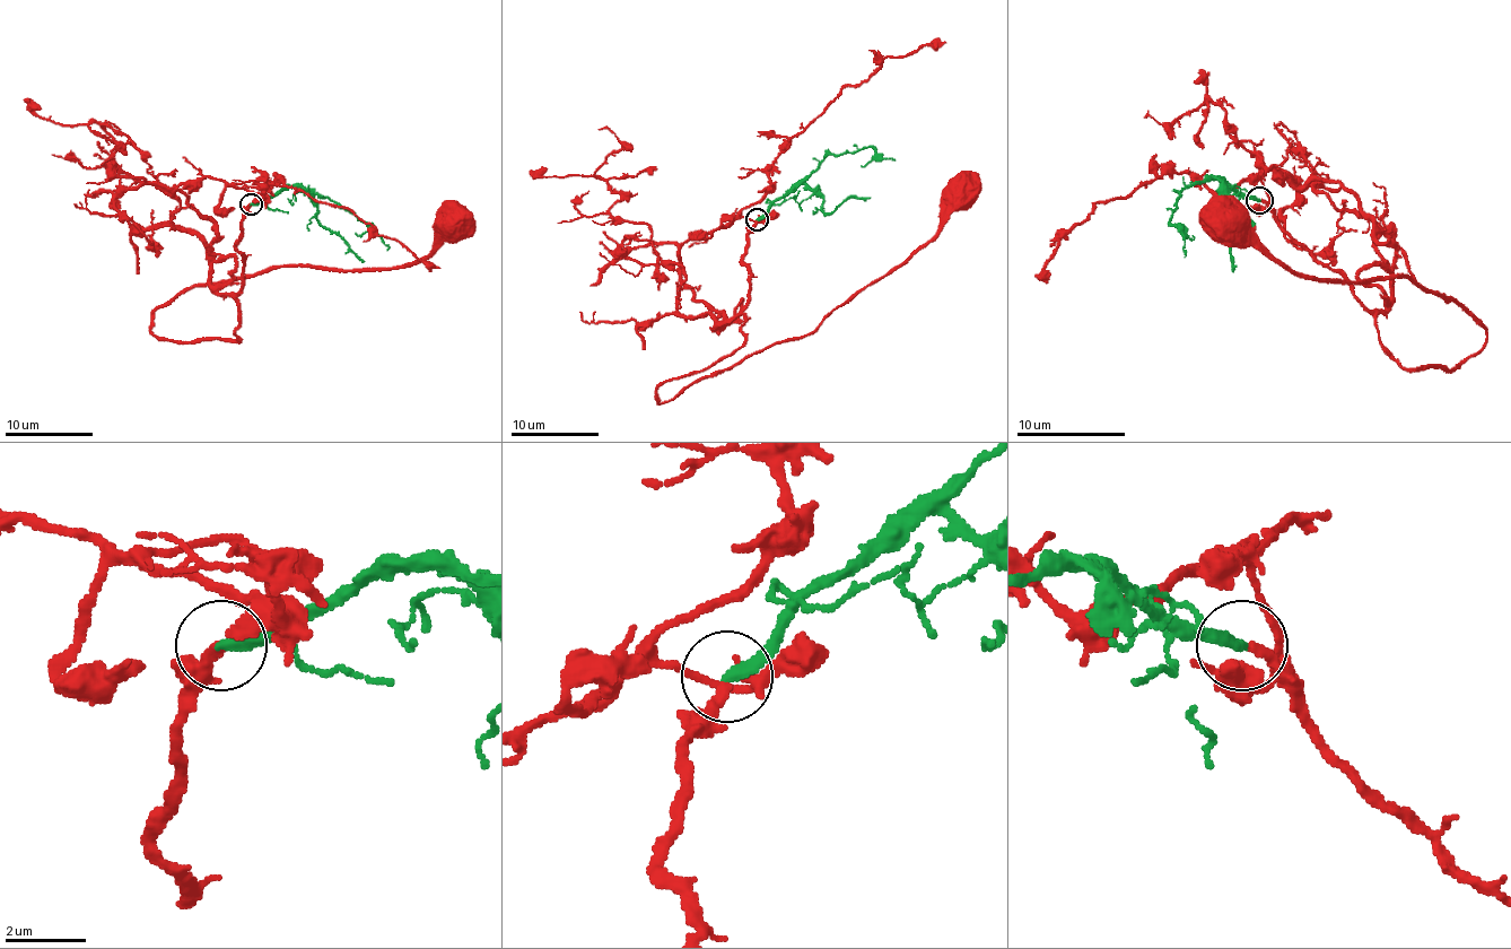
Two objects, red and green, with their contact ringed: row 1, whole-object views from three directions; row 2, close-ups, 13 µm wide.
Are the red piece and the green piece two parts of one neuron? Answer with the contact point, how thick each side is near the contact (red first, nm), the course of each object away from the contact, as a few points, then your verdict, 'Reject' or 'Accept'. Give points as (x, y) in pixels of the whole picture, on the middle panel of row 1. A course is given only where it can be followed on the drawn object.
Place: (757, 219). Thickness 240 nm (red) against 280 nm. Course of red: (756, 220), (743, 258), (745, 337), (699, 372), (666, 381), (662, 405), (806, 337), (917, 253), (960, 196). Course of green: (756, 220), (771, 205), (794, 191), (829, 154), (868, 147), (881, 158), (894, 158), (892, 160). Accept

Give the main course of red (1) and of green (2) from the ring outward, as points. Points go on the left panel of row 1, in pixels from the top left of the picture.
1: (250, 203), (237, 243), (239, 340), (160, 340), (156, 311), (198, 285), (270, 267), (411, 267), (454, 227)
2: (250, 203), (265, 201), (288, 188), (314, 190), (323, 199), (335, 201), (363, 219), (389, 247), (386, 250)

